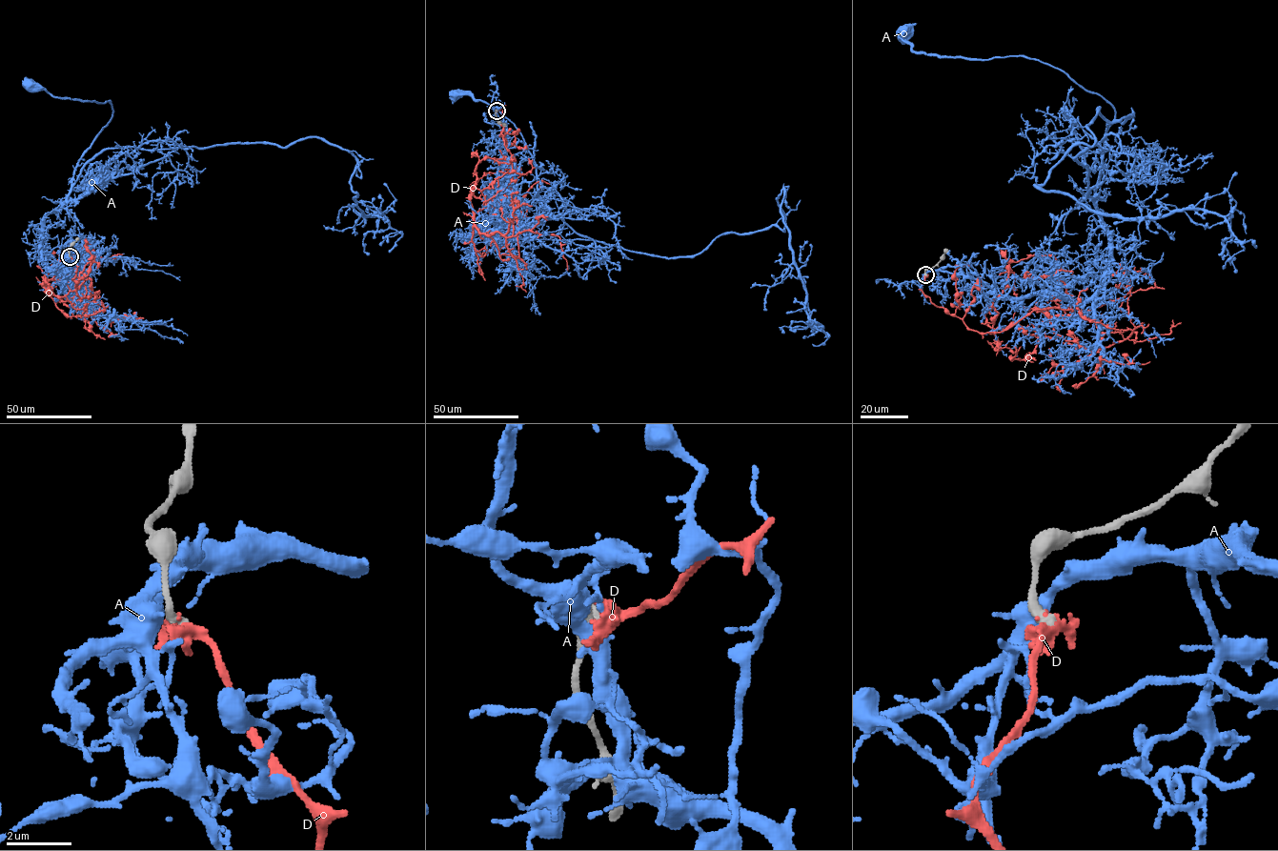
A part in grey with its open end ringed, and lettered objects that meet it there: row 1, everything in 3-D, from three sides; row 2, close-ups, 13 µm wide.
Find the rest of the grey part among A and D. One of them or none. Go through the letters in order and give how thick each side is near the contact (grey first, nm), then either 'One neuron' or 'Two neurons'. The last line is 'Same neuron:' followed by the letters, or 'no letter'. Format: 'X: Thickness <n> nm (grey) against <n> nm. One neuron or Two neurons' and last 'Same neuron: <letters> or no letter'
A: Thickness 360 nm (grey) against 400 nm. Two neurons
D: Thickness 360 nm (grey) against 240 nm. One neuron
Same neuron: D

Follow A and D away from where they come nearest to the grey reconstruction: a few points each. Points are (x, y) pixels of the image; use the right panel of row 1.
A: (925, 273), (1086, 300), (1108, 259), (1095, 196), (1114, 109), (1037, 60), (917, 52), (904, 30)
D: (925, 274), (922, 292), (981, 333), (1066, 308), (1044, 311), (1098, 328), (1094, 374), (1103, 359), (1150, 361)

